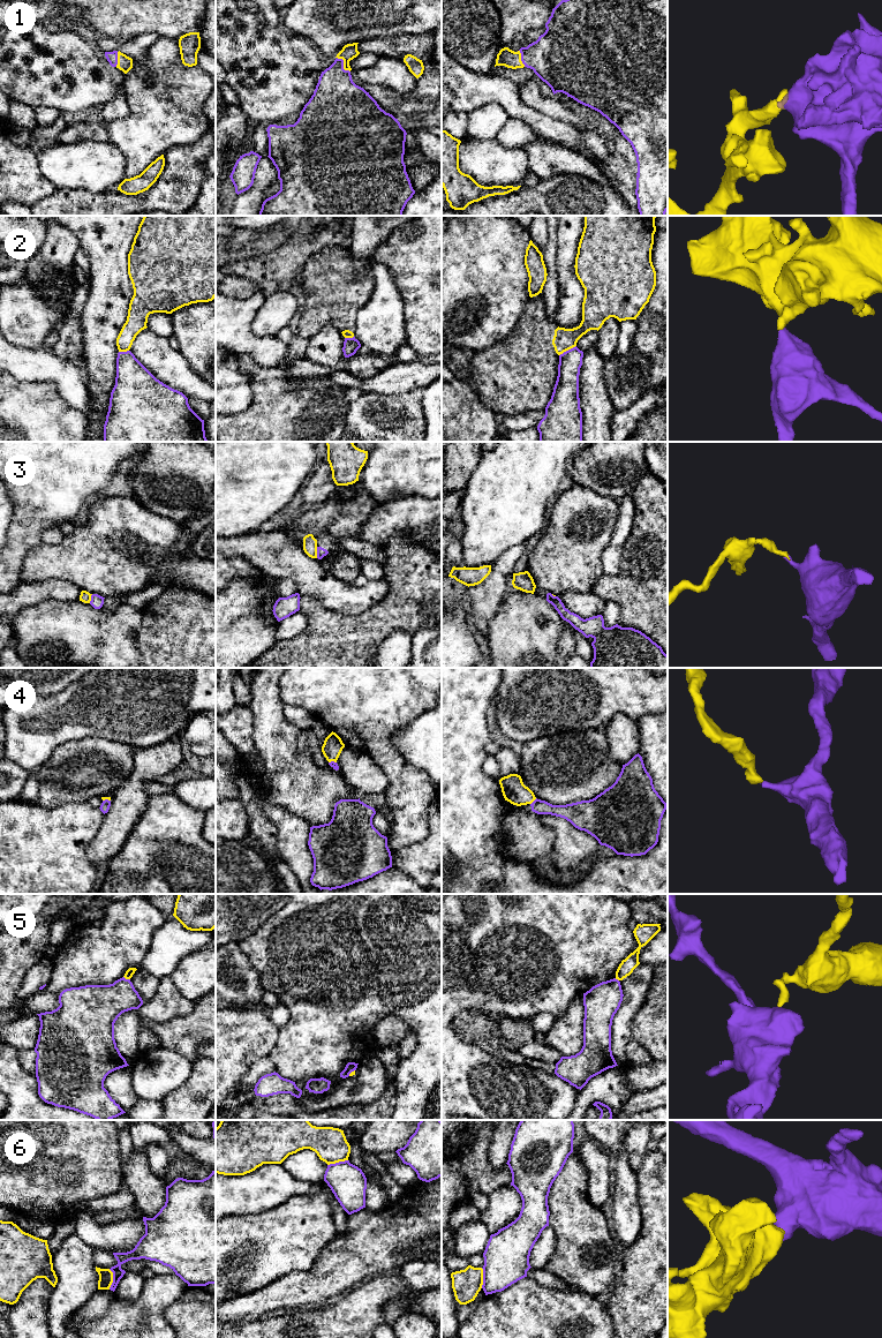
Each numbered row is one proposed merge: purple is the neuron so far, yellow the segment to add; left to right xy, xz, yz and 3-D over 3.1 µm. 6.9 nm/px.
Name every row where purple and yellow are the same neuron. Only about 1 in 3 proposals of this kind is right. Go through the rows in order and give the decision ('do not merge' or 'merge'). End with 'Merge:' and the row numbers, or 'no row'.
1: merge
2: do not merge
3: do not merge
4: do not merge
5: do not merge
6: do not merge
Merge: 1

